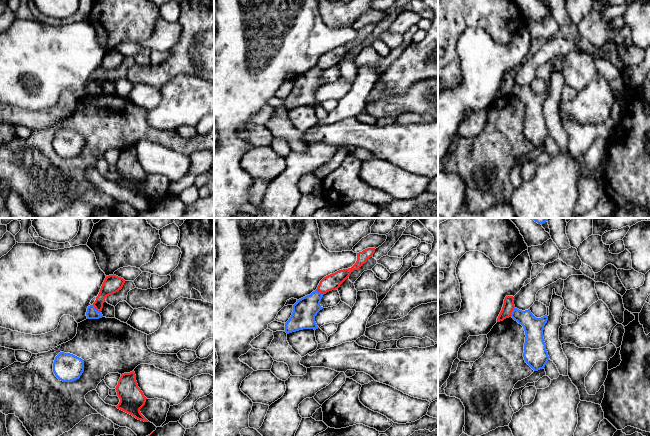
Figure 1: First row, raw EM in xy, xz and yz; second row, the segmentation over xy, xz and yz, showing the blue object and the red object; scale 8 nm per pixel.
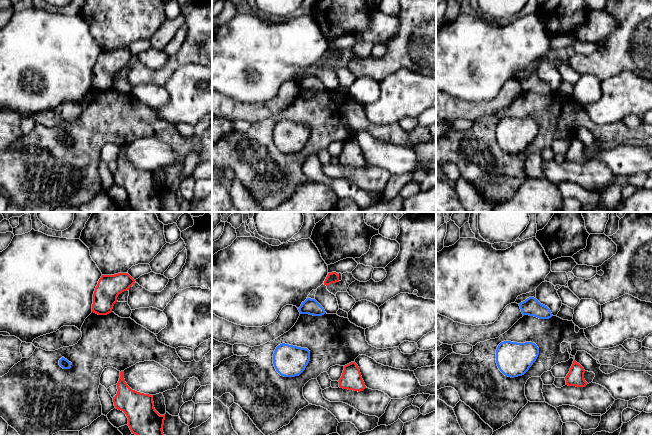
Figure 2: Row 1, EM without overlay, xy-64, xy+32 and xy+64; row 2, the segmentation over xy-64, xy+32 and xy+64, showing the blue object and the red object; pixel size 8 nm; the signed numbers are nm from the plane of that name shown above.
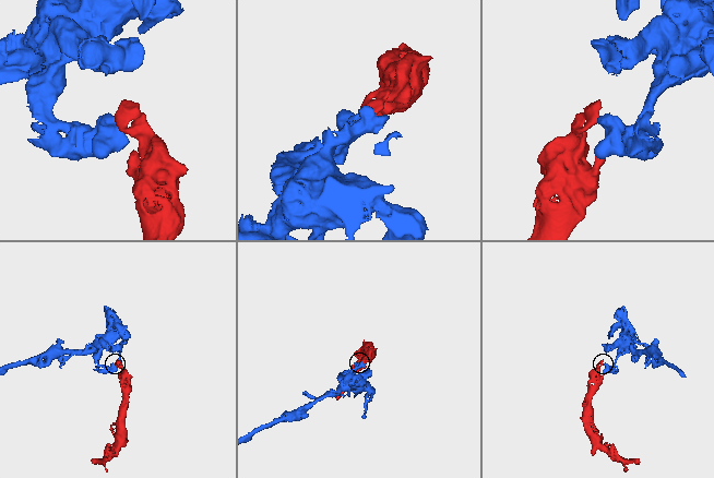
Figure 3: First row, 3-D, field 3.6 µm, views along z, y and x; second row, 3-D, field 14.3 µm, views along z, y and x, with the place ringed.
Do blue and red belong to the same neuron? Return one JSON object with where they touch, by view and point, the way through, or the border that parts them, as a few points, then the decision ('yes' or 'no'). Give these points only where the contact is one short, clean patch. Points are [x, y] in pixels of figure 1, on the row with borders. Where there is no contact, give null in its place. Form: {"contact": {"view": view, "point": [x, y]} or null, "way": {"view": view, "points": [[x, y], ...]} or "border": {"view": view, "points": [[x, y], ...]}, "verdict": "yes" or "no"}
{"contact": {"view": "xy", "point": [95, 309]}, "border": {"view": "xy", "points": [[92, 305], [100, 312]]}, "verdict": "no"}

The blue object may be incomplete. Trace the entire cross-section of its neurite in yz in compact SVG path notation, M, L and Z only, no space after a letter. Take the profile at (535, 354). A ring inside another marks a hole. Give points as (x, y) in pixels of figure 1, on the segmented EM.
M517 308L511 313L511 317L521 324L525 331L525 343L523 357L525 362L534 370L543 369L549 360L546 344L543 338L544 326L548 316L536 318L530 309L522 311Z

